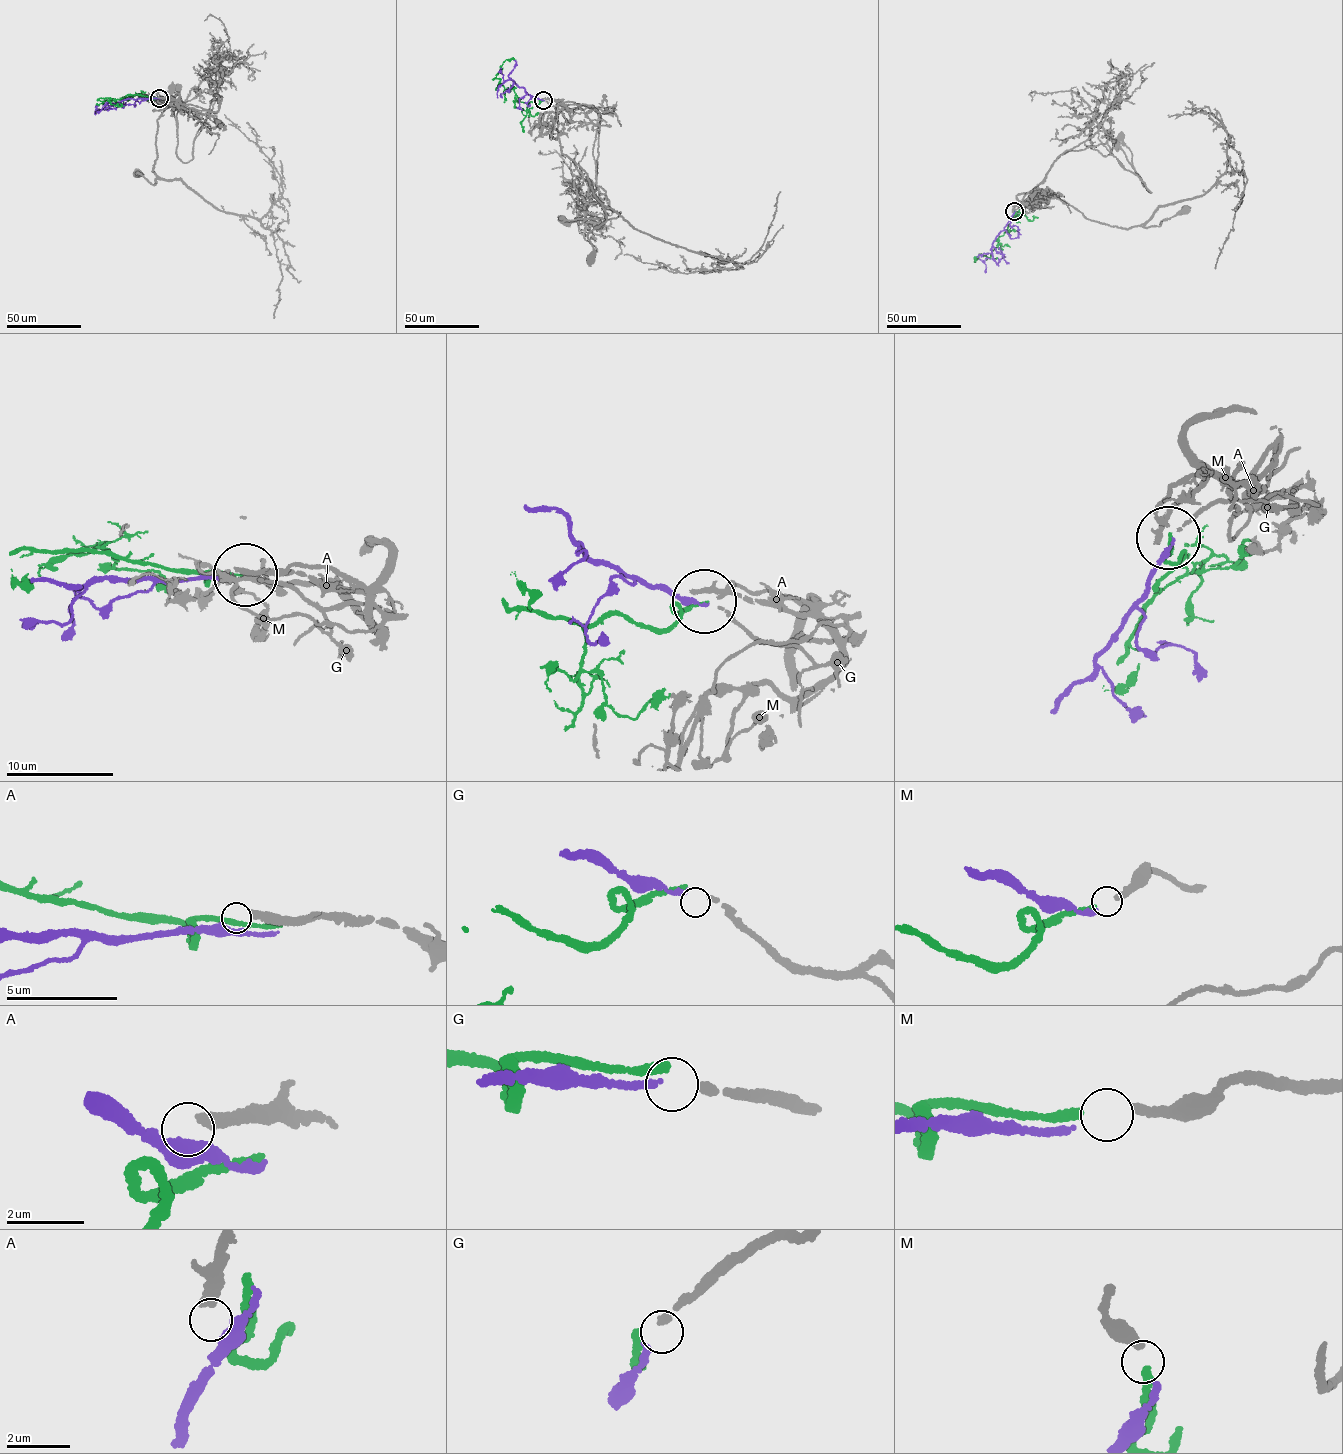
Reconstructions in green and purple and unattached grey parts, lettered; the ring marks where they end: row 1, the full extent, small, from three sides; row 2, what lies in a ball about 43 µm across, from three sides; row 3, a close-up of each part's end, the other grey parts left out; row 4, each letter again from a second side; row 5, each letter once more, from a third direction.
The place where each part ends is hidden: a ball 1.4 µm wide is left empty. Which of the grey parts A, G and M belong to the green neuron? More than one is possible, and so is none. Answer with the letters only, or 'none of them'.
M

